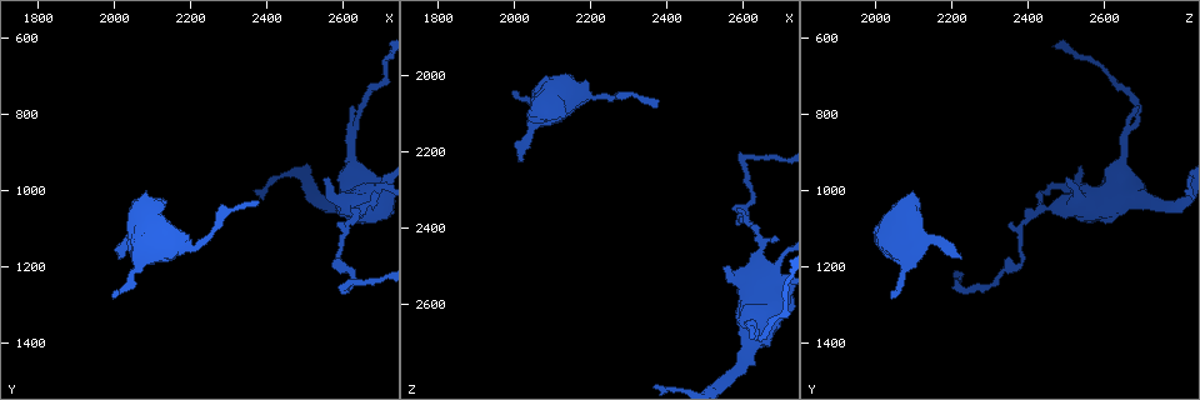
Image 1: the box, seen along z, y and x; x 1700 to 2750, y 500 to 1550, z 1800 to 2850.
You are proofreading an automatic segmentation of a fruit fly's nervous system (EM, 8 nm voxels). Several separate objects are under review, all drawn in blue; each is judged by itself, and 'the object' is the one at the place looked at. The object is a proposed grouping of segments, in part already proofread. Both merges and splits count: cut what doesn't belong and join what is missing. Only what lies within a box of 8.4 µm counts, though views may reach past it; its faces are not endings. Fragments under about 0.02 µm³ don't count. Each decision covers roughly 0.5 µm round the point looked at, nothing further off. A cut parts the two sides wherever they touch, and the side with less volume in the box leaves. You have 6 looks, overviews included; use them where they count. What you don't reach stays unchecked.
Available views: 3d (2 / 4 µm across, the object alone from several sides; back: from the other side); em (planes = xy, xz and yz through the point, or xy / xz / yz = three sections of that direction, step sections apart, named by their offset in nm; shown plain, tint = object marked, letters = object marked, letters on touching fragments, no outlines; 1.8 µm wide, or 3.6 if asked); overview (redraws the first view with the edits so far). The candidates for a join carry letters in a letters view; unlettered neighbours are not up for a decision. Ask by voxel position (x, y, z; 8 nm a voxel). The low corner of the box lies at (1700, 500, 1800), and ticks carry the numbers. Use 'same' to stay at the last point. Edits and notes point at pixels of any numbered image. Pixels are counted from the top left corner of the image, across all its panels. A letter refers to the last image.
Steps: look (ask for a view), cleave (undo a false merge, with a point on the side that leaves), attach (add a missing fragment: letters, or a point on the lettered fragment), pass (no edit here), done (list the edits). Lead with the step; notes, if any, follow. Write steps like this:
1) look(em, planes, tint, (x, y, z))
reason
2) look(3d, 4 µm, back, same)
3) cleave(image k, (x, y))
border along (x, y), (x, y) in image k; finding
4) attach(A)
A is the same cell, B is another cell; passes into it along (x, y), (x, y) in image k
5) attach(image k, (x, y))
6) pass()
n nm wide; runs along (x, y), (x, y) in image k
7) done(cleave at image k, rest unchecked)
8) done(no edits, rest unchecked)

look(3d, 2 µm, (2640, 1060, 2430))
calibre changes

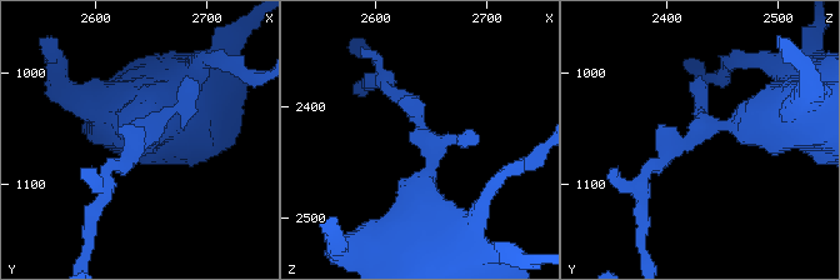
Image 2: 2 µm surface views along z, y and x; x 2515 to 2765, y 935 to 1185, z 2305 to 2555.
look(em, planes, plain, (2646, 1054, 2428))
need the tissue

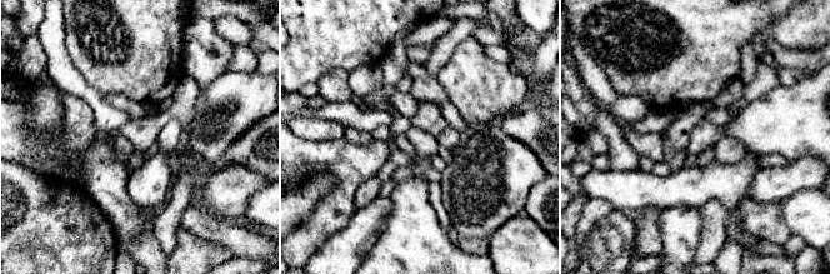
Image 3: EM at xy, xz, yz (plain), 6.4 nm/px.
look(em, planes, letters, same)

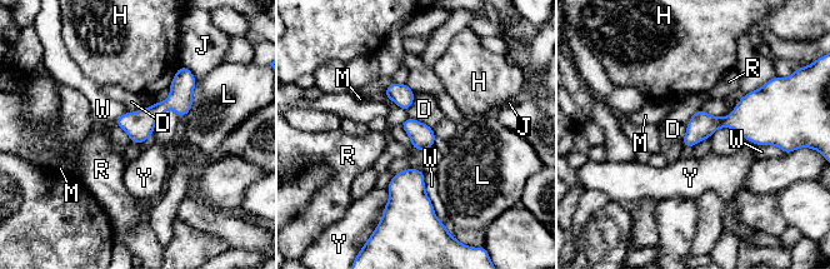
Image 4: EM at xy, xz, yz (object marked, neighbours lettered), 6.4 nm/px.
pass()
D, H, J, L, M, R, W and Y are other cells; continuous, no second neuron

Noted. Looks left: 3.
look(3d, 4 µm, (2375, 1025, 2075))
thin end

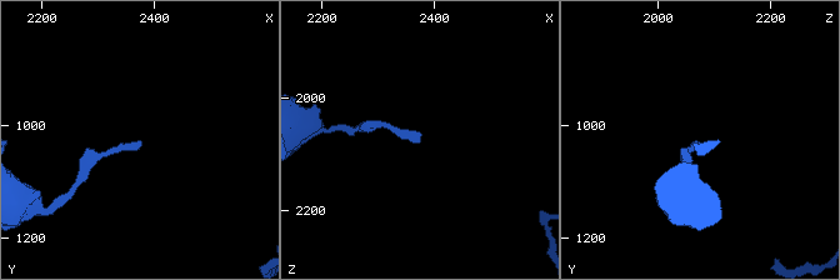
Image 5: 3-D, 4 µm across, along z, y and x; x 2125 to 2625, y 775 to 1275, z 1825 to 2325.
look(em, xz, step 4, letters, (2375, 1030, 2080))
shape alone is not enough

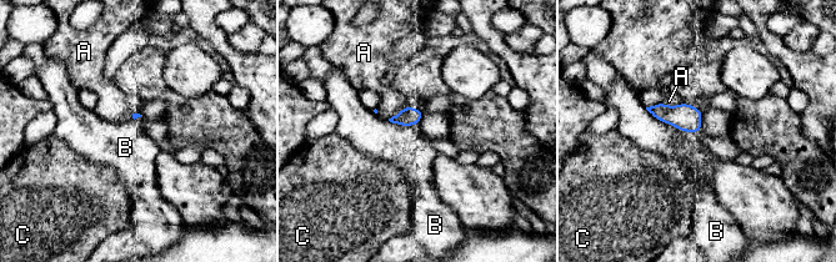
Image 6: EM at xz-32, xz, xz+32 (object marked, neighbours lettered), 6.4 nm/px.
look(em, planes, letters, same)

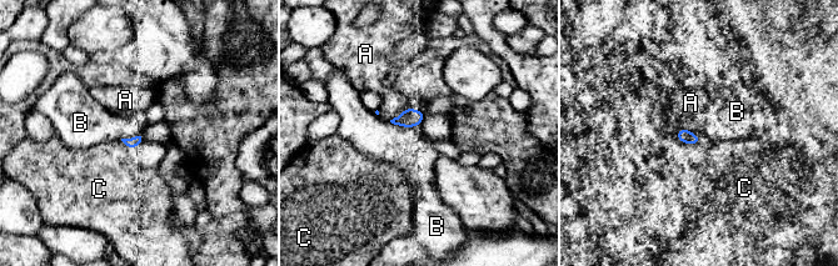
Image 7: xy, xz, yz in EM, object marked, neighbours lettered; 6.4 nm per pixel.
pass()
B touches over 200 nm; A, B and C are other cells; border along (389, 121), (402, 126), (420, 125) in image 7; no lettered fragment goes on from it

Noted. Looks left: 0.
done(no edits, rest unchecked)

